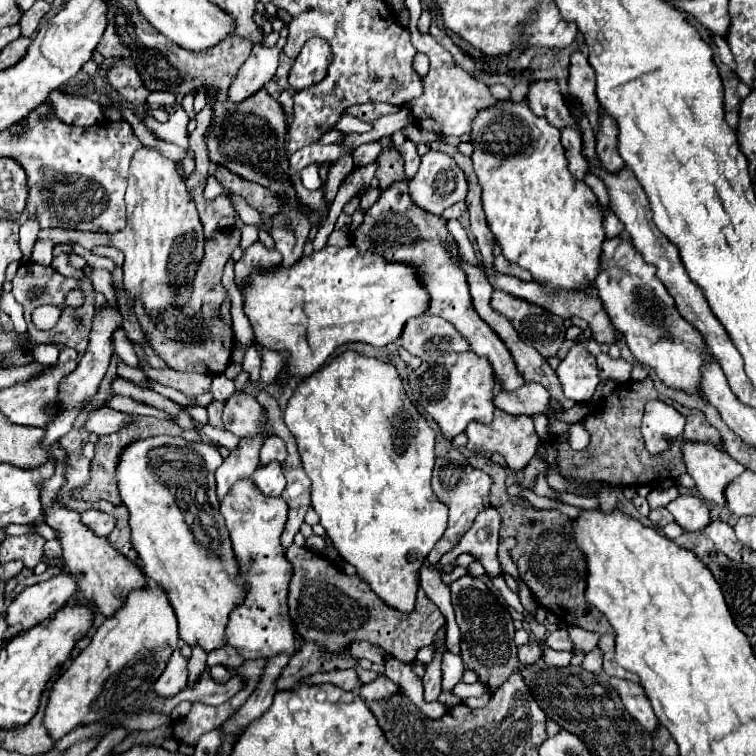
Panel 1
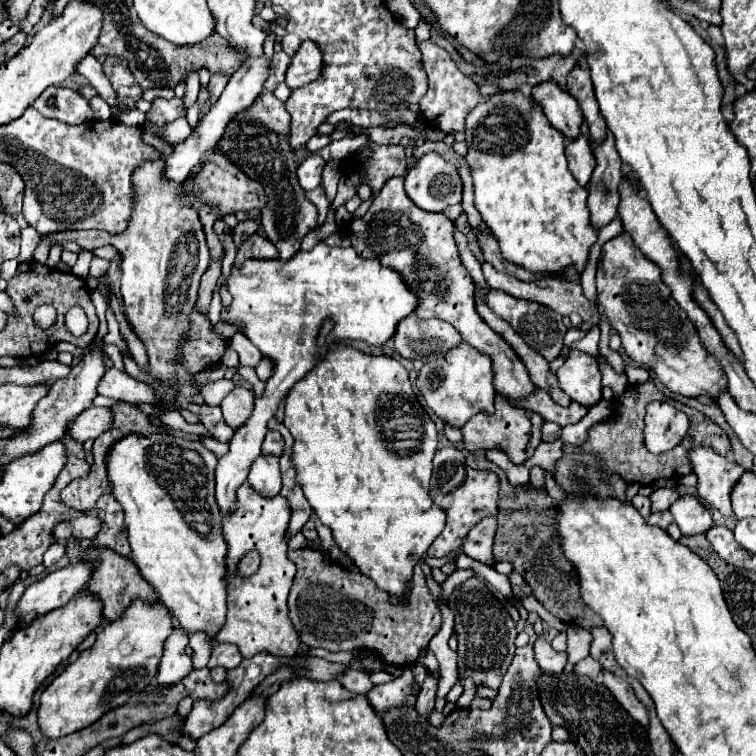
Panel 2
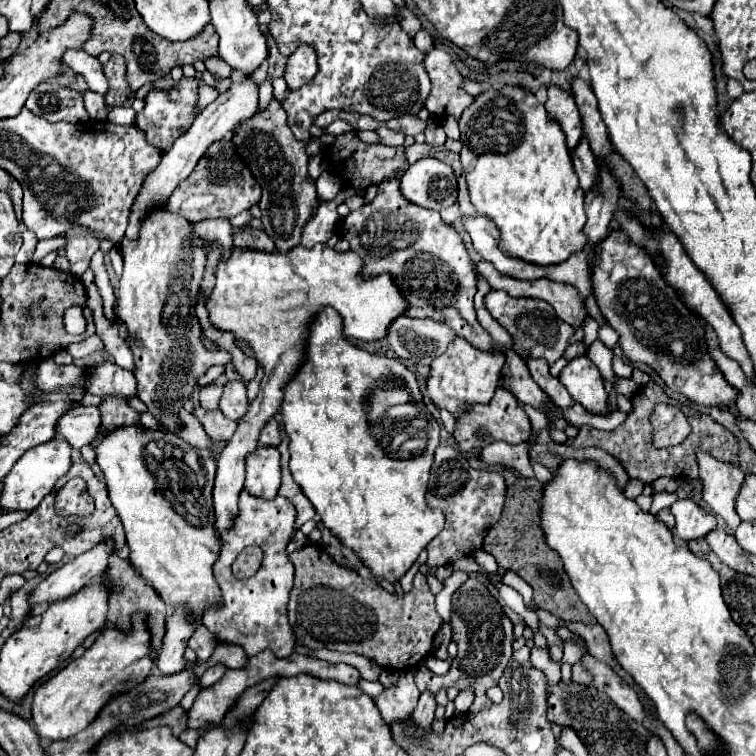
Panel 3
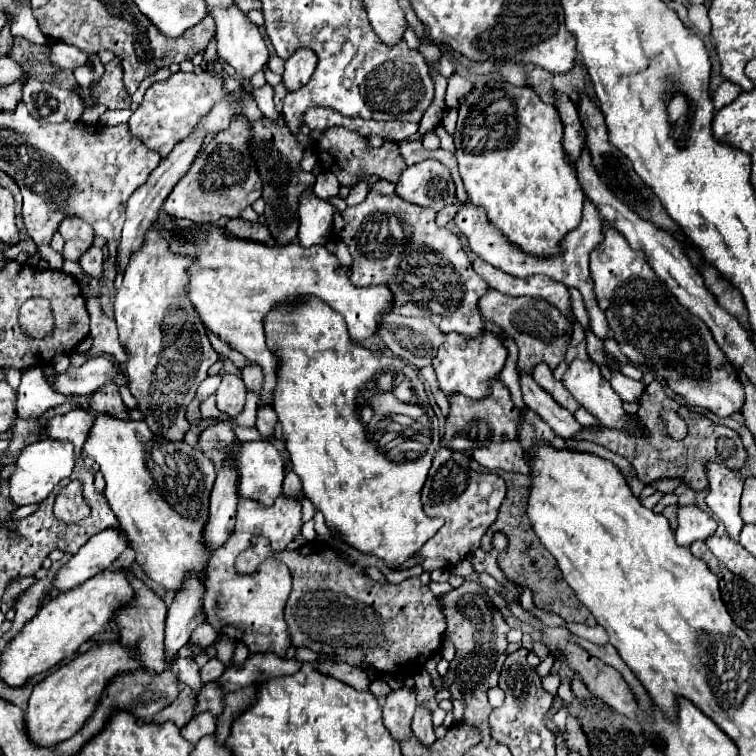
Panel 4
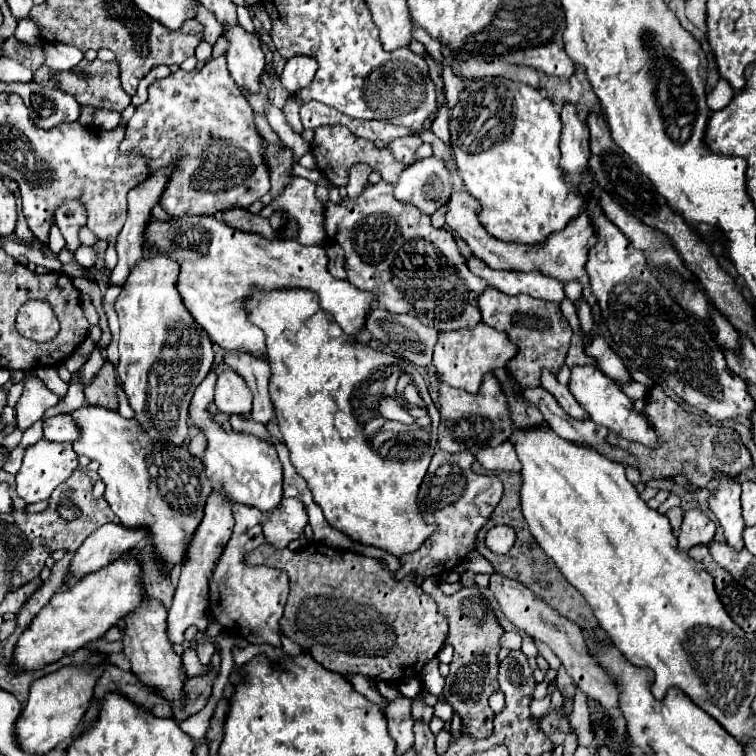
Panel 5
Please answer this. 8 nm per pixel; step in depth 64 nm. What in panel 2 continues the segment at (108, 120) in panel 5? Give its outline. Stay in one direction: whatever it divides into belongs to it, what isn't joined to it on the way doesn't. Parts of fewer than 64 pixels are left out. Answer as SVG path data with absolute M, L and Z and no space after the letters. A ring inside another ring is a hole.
M118 110L114 120L122 122L122 124L132 124L132 126L140 126L144 122L144 112L138 110Z

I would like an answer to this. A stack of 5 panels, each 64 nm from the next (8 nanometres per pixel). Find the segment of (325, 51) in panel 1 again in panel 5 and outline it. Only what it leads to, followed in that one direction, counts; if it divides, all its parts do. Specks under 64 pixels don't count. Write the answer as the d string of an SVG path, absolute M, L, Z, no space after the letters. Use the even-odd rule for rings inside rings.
M294 56L286 62L284 72L280 74L280 82L290 94L294 94L294 92L298 92L300 88L306 88L312 82L316 68L318 68L318 64L316 64L314 58Z

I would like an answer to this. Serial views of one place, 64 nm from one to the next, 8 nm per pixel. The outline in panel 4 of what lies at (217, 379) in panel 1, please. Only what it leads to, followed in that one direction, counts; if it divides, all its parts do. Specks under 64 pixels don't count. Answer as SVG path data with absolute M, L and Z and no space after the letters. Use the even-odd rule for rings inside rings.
M210 396L204 404L200 404L200 412L202 412L202 418L220 418L221 420L227 420L232 423L232 418L220 412L216 408L216 402L214 402L214 396Z

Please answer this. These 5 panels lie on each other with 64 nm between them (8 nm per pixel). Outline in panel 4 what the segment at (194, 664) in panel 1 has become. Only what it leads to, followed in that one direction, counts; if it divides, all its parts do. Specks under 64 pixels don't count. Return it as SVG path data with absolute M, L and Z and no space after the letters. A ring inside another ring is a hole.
M202 624L202 626L198 626L194 632L192 632L192 638L190 638L190 642L192 644L200 644L200 646L210 646L210 644L214 644L214 640L216 640L216 636L218 636L218 632L214 630L214 626L212 624Z

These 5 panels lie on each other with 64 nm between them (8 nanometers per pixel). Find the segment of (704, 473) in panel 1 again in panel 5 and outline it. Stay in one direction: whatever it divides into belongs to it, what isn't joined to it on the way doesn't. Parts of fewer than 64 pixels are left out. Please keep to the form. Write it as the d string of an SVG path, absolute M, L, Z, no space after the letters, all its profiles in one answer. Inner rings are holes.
M722 476L712 496L708 498L708 506L714 512L718 524L722 526L728 546L732 546L734 550L742 550L744 548L742 532L746 524L742 520L742 508L740 508L740 484L732 478Z

